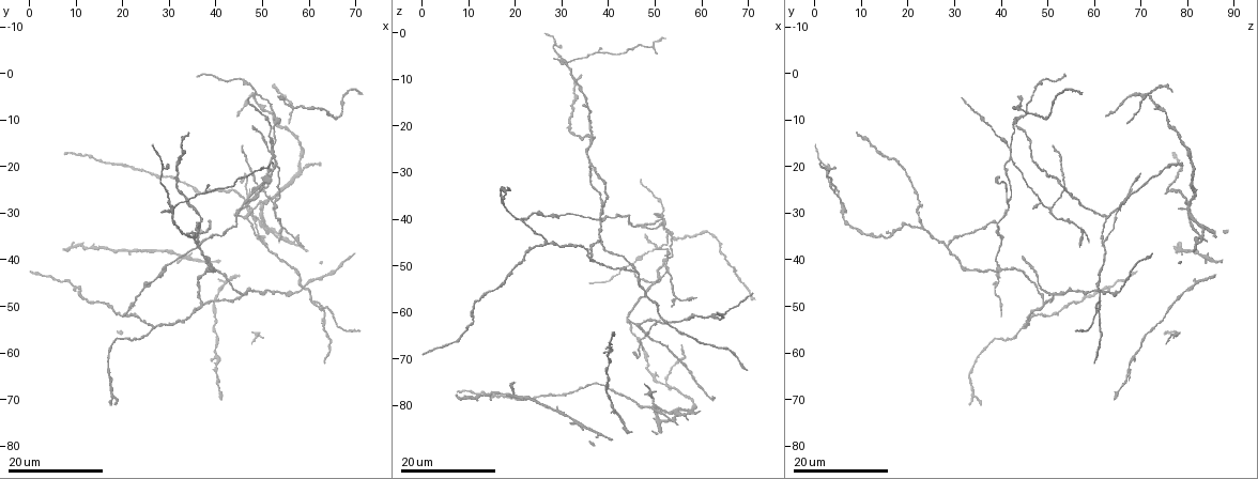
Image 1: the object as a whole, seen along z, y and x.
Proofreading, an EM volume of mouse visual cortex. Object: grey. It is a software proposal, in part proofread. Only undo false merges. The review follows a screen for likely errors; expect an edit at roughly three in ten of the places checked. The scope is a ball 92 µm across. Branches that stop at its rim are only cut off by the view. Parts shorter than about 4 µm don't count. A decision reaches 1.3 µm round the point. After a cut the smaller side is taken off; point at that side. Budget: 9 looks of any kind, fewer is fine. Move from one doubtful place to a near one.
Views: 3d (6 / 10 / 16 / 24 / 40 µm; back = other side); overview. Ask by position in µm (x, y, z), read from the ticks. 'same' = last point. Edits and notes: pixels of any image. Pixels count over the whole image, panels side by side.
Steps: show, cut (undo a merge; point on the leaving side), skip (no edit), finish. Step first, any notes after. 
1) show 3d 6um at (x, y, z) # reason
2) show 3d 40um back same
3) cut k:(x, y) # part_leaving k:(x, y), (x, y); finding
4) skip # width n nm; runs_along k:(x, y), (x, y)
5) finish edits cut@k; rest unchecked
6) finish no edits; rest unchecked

show 3d 16um at (56.0, 7.5, 70.0) # a narrow waist

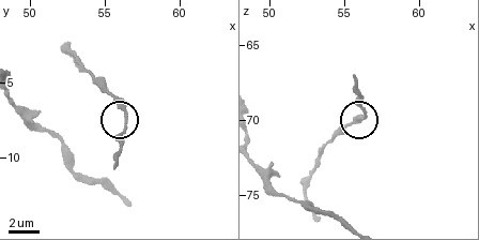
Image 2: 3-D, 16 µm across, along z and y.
show 3d 6um at (56.4, 7.4, 69.6) # zoom in

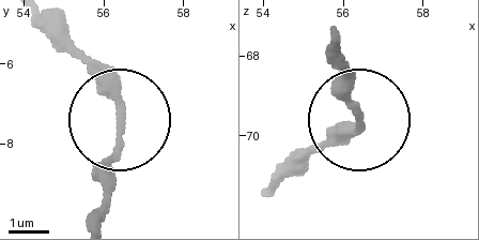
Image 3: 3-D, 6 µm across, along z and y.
skip # width 180 nm; one neuron here

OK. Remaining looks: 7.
show 3d 16um at (49.5, 36.0, 61.5) # small branch off a trunk

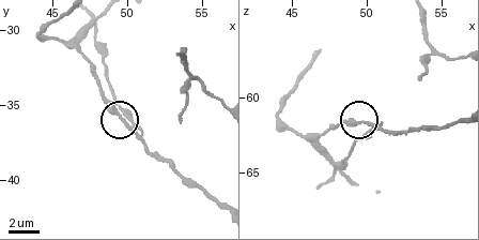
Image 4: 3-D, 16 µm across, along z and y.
show 3d 6um at (50.0, 36.4, 61.6)

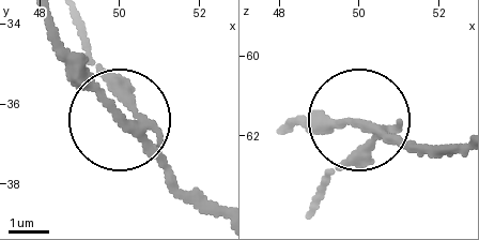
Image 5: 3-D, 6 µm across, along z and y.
cut 5:(104, 69) # width 170 nm; two neurons meet here

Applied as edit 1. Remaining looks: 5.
show overview

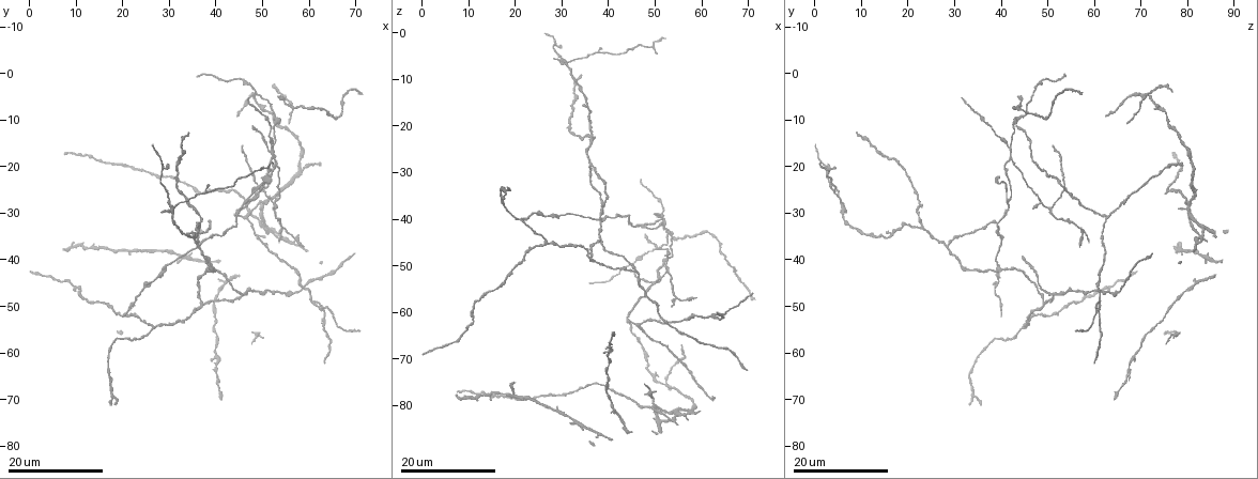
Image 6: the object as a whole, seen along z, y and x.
show 3d 16um at (62.0, 50.0, 61.0) # thin neck

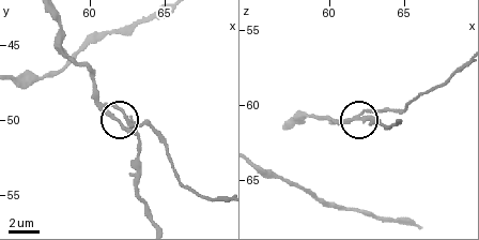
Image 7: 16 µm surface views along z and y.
show 3d 10um at (61.6, 50.0, 61.0) # zoom in

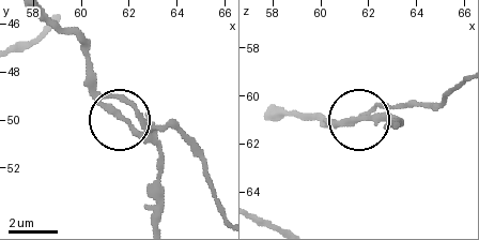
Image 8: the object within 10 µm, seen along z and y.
show 3d 6um at (61.7, 49.8, 61.0)

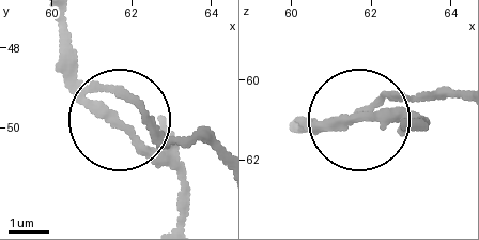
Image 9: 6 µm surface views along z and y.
cut 9:(142, 101) # part_leaving 9:(87, 89), (124, 95), (219, 160); a second neuron is stuck on

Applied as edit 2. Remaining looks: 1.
finish edits cut@5, cut@9; rest unchecked

